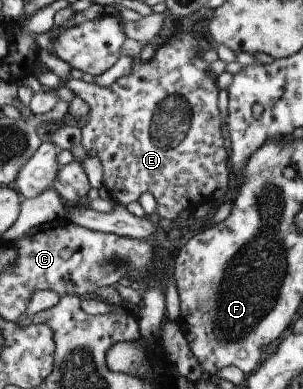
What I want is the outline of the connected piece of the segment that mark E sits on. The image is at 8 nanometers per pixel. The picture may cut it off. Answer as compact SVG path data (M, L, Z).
M198 23L192 27L178 27L175 33L167 39L161 47L157 50L153 57L145 62L141 62L140 57L133 58L133 67L129 71L129 75L120 77L110 86L101 87L95 84L89 84L82 80L82 78L69 79L63 85L71 89L77 97L80 97L90 107L89 123L81 129L81 143L88 151L95 151L96 156L99 157L103 165L103 182L102 185L107 189L110 197L121 205L129 205L135 203L139 199L141 193L151 193L157 203L156 216L165 217L165 219L177 218L179 213L184 209L195 210L198 206L210 202L212 200L212 193L217 189L226 189L229 185L229 156L230 153L224 146L223 134L221 132L221 116L218 108L219 85L217 85L217 75L211 75L209 63L206 63L199 57L201 49L199 49L199 38L197 35L201 32L202 26Z

